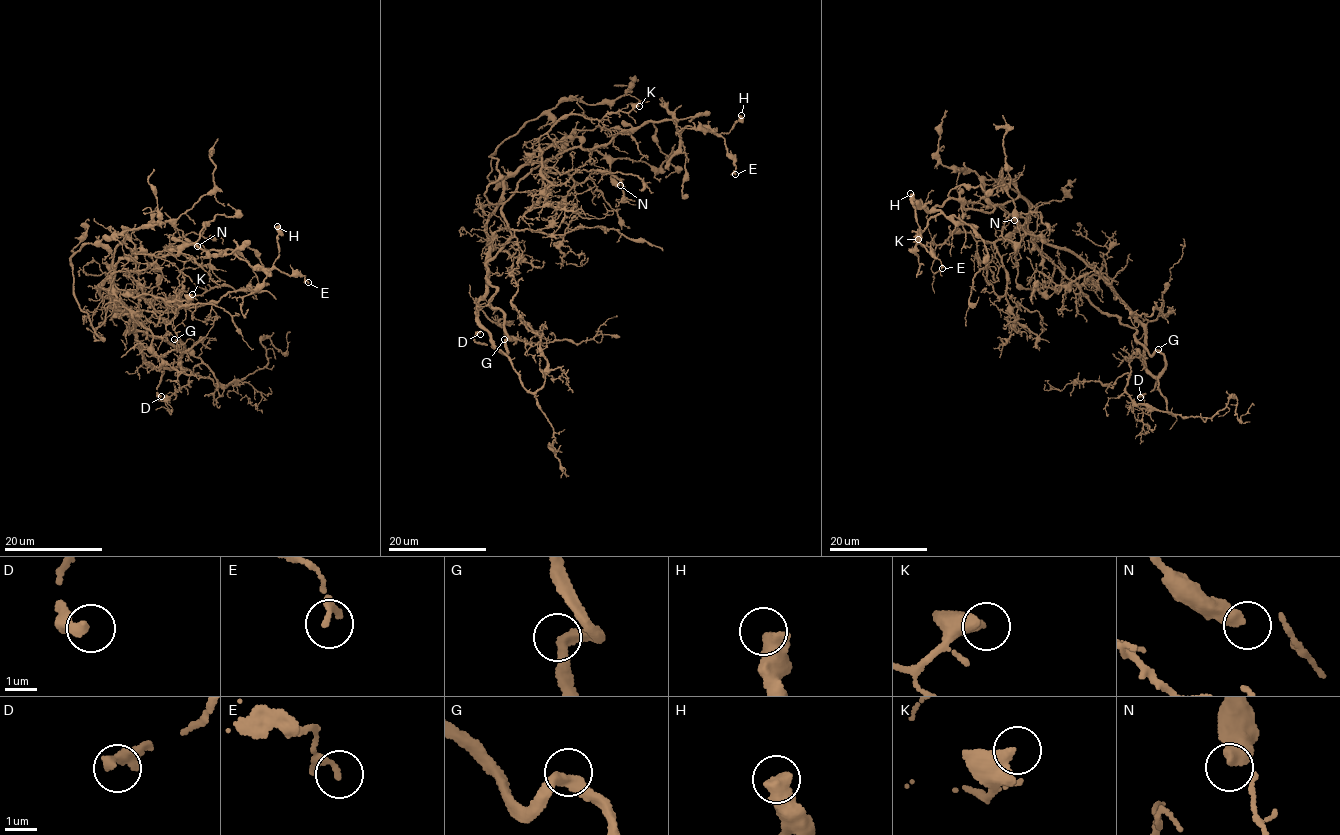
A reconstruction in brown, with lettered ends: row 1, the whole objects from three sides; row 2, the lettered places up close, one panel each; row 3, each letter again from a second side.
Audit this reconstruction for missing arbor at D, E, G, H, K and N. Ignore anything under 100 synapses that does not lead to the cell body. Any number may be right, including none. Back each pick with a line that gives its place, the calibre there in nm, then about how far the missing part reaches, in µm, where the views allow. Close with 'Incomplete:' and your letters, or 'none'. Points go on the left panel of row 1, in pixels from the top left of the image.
D: at (161, 396); 320 nm thick; about 30 µm are missing
Incomplete: D

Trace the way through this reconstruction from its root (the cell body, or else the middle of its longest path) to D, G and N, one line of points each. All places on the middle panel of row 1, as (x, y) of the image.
D: (491, 241), (485, 288), (475, 314), (497, 349), (478, 344), (475, 335), (480, 334)
G: (491, 241), (485, 288), (475, 316), (492, 342), (505, 353), (507, 351), (504, 339)
N: (491, 241), (504, 227), (502, 208), (518, 182), (566, 149), (599, 151), (620, 185)

